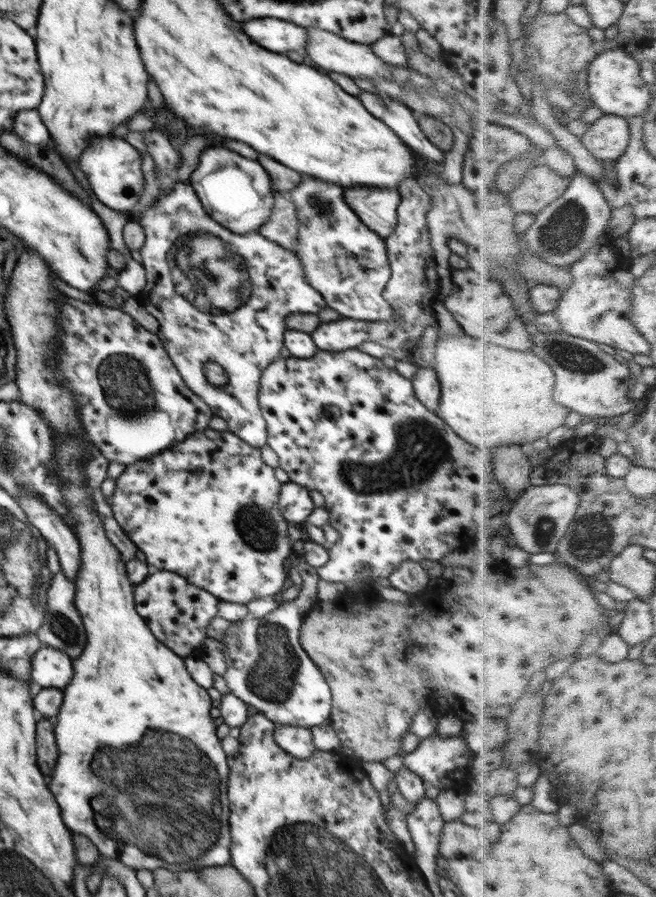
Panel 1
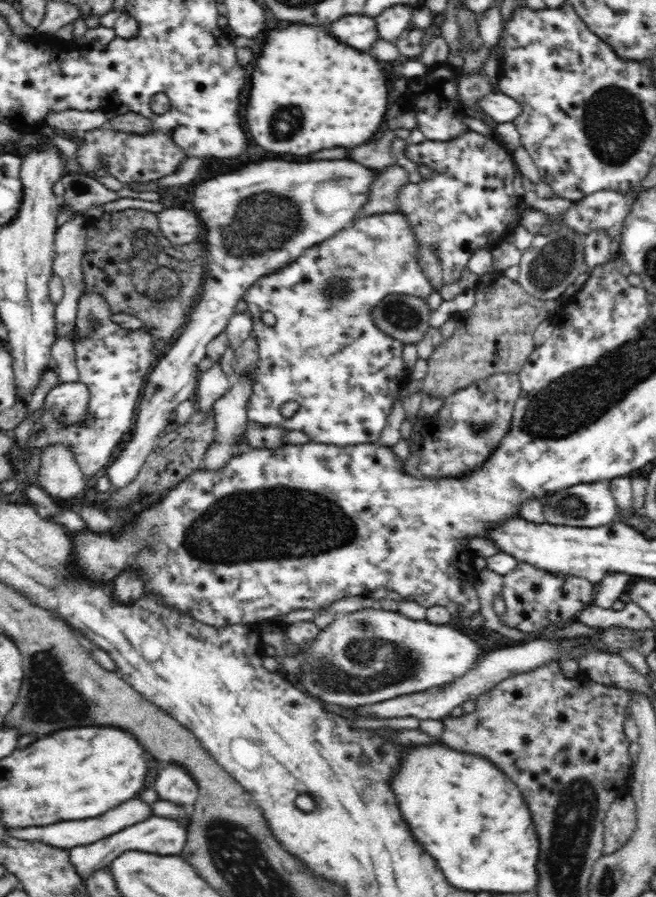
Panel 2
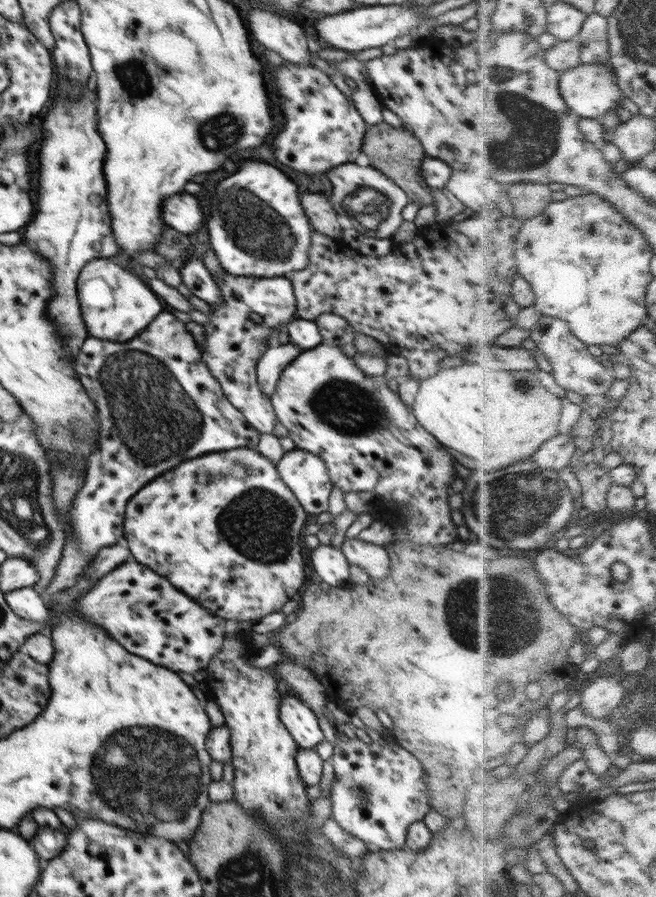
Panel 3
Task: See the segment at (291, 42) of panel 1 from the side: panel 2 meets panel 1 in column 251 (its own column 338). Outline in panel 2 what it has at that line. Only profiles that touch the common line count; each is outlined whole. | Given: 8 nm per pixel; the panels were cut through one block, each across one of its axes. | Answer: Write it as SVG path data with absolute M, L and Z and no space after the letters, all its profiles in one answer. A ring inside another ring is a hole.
M361 14L340 18L330 26L330 32L356 50L368 50L379 39L376 19Z

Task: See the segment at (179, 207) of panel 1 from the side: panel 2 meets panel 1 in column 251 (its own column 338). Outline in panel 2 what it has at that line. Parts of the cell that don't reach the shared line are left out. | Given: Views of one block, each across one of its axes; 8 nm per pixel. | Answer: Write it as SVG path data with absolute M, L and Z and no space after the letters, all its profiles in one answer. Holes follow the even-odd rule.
M396 211L395 213L371 214L357 217L354 223L340 232L334 234L318 244L306 249L300 257L286 267L282 267L275 274L267 275L260 278L250 289L244 294L244 301L248 304L248 314L253 319L253 333L256 336L257 351L259 359L255 374L253 376L252 396L248 400L247 417L250 421L256 421L260 425L278 425L290 431L302 431L308 434L310 441L316 443L324 443L327 445L357 445L358 443L374 443L378 440L384 426L386 426L386 418L393 411L393 405L397 399L401 388L410 378L410 372L404 366L402 352L404 343L386 335L380 328L377 328L372 321L372 310L381 303L384 298L390 294L408 294L409 296L418 296L426 298L435 292L430 280L426 277L420 263L420 253L418 253L418 243L416 243L416 235L412 231L412 225L408 223L406 215ZM264 312L272 312L276 322L272 326L265 324L261 316ZM294 401L298 403L298 412L292 417L285 418L280 413L280 408L287 402Z

